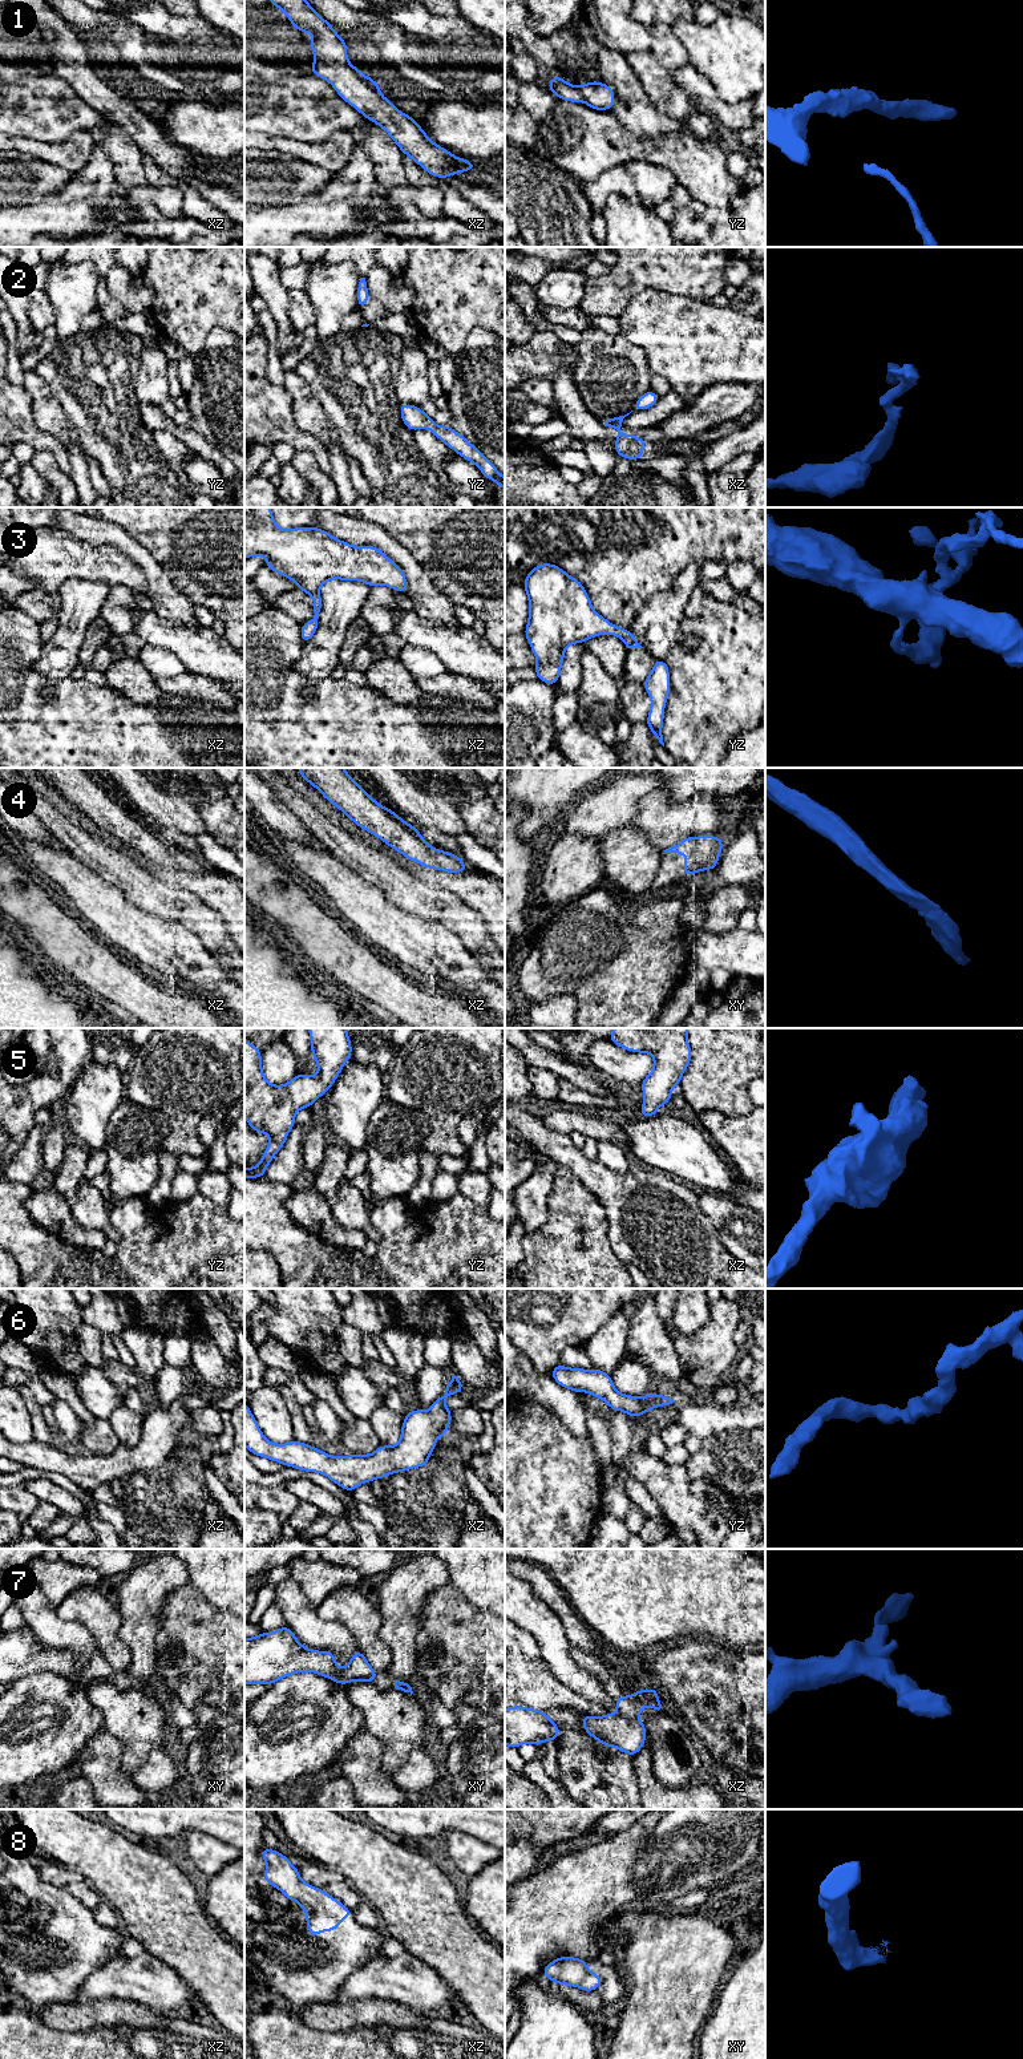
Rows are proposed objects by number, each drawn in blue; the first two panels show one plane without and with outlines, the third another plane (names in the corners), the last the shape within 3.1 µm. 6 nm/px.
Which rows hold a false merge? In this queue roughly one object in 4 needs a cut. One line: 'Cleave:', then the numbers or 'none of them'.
Cleave: none of them

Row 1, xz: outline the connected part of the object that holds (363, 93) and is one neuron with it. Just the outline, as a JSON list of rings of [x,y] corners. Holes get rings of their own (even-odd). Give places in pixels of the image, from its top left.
[[[270,0],[270,3],[287,15],[295,29],[314,35],[310,45],[316,61],[310,65],[310,70],[328,81],[364,118],[383,128],[404,155],[409,155],[426,173],[441,179],[477,167],[474,162],[454,157],[434,143],[411,116],[383,97],[380,85],[349,64],[347,43],[307,0]]]

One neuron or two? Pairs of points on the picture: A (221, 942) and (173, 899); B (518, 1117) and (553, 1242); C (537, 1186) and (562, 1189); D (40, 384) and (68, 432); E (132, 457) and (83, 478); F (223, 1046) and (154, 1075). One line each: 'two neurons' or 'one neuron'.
A: one neuron
B: two neurons
C: two neurons
D: one neuron
E: two neurons
F: one neuron

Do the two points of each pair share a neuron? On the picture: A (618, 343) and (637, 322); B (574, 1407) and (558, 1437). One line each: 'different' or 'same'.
A: different
B: different

